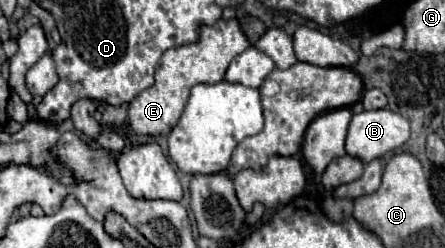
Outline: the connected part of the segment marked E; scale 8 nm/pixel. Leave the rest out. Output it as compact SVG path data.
M218 19L214 25L200 29L200 41L190 45L180 45L164 51L156 67L156 83L142 91L128 107L130 127L140 135L168 135L178 123L184 105L188 101L190 89L198 83L220 83L228 69L228 63L250 47L236 19Z

